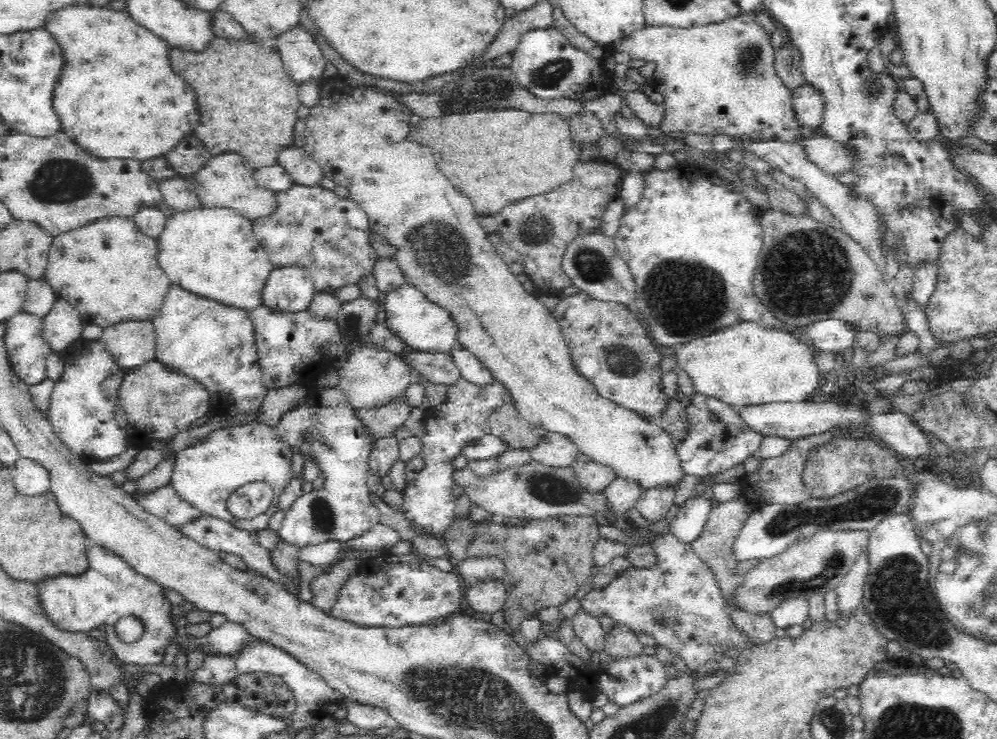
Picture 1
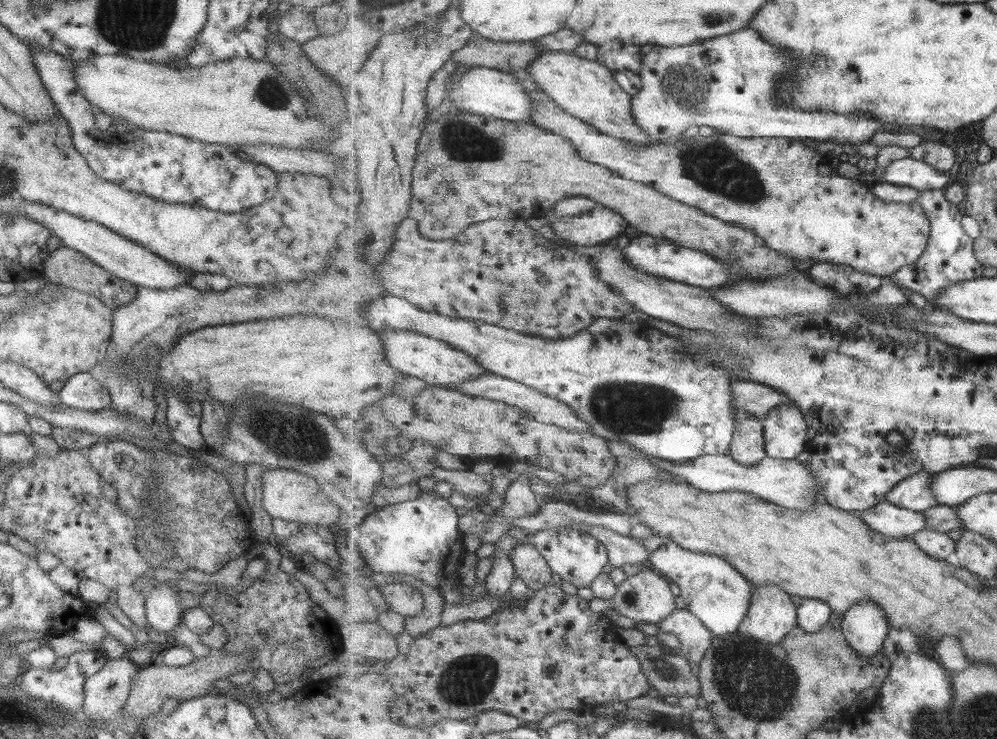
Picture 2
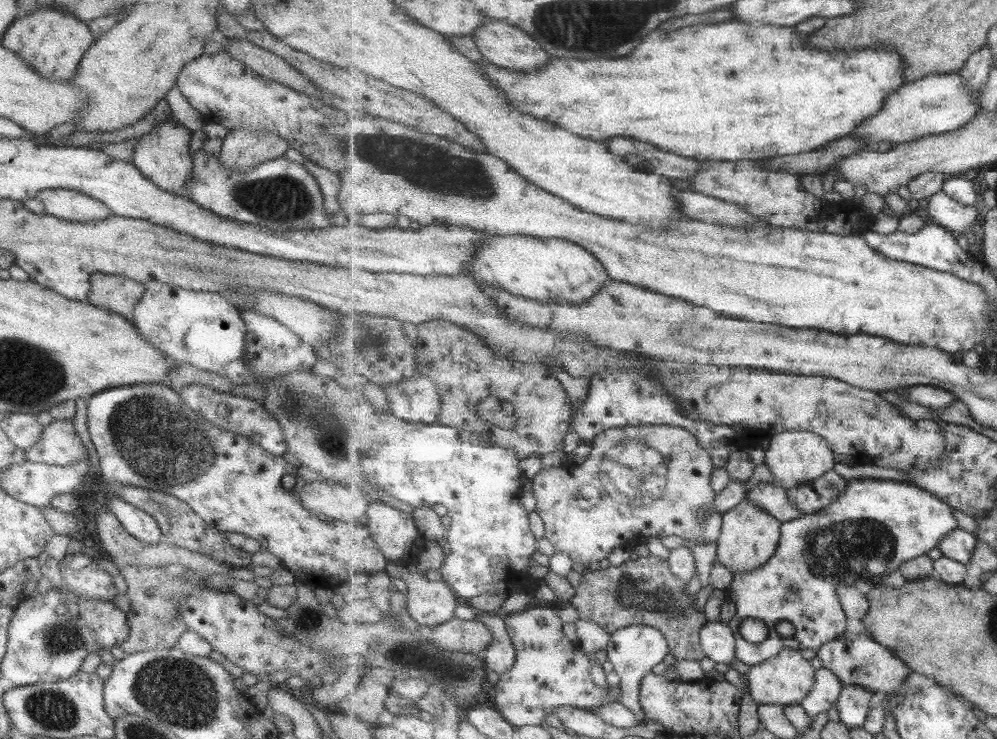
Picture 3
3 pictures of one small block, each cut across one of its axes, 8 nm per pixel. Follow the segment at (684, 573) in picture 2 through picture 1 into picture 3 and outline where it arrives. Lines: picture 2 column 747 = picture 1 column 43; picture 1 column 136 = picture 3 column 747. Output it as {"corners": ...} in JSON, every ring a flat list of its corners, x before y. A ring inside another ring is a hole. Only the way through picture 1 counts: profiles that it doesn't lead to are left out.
{"corners":[[891,478,851,479,842,495,823,510,782,523,778,549,767,564,757,571,734,573,729,598,737,605,738,611,729,626,738,638,738,660,753,668,779,657,785,649,821,651,824,644,841,638,847,630,847,616,838,593,840,579,849,583,856,582,856,579,869,580,872,584,880,582,891,572,900,570,900,566,906,562,926,555,956,528,957,520,951,512,951,506,931,491,910,483,893,481],[748,618,767,624,769,638,765,642,755,644,743,638,741,625],[781,620,787,620,794,625,795,635,784,638,777,633,777,624]]}

